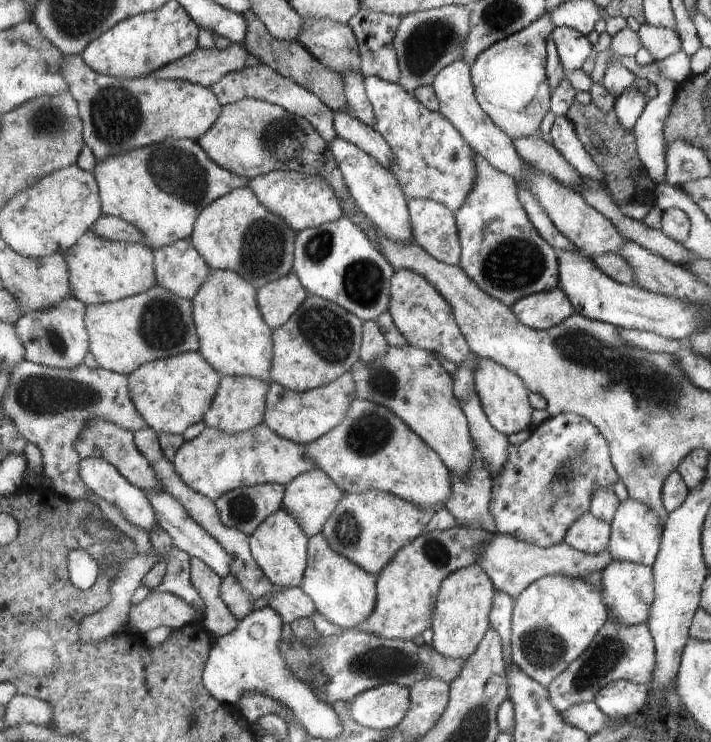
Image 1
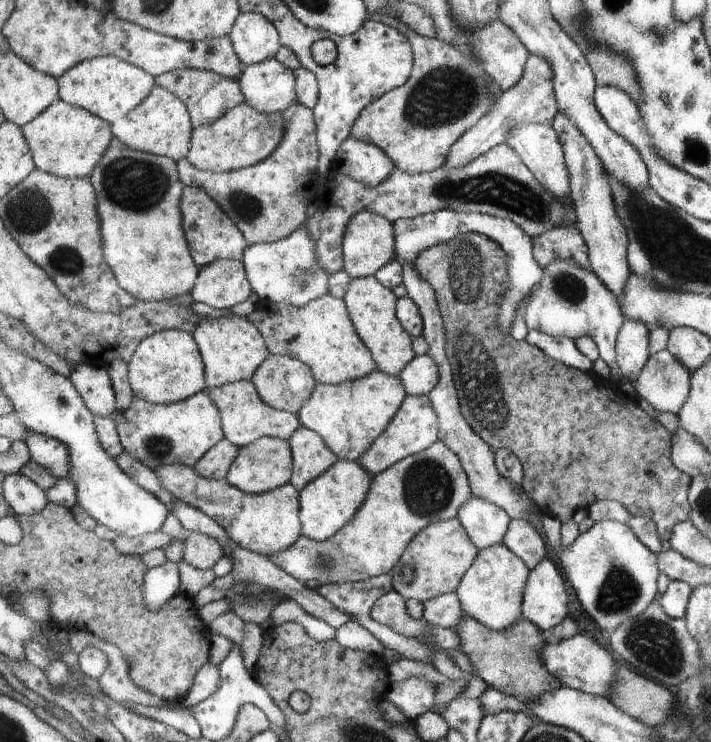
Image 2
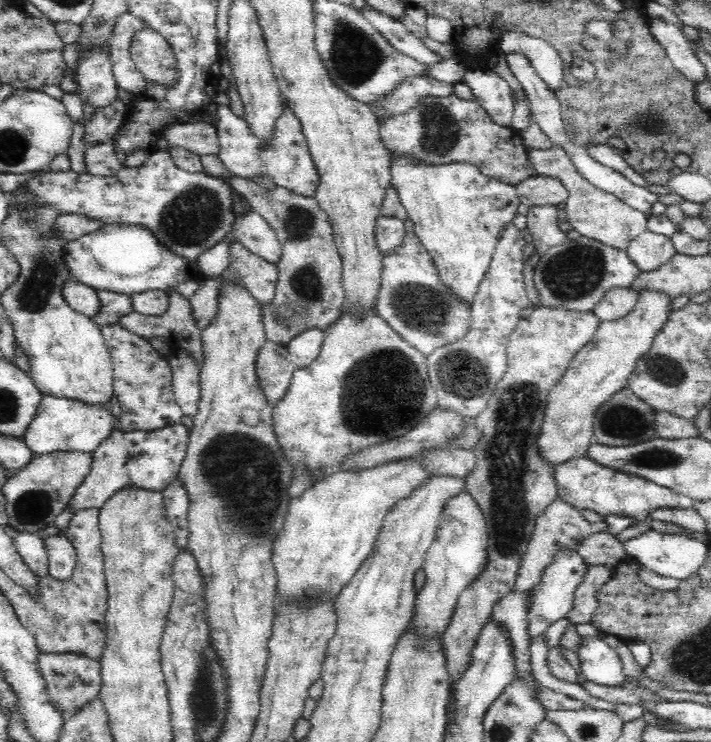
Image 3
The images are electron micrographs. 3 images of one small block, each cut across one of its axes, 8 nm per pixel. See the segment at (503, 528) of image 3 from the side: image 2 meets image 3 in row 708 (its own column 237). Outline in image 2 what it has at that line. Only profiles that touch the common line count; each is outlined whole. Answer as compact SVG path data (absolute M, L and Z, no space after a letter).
M224 439L209 450L204 458L201 458L194 470L200 476L209 479L227 479L233 462L236 462L239 450L239 447Z

